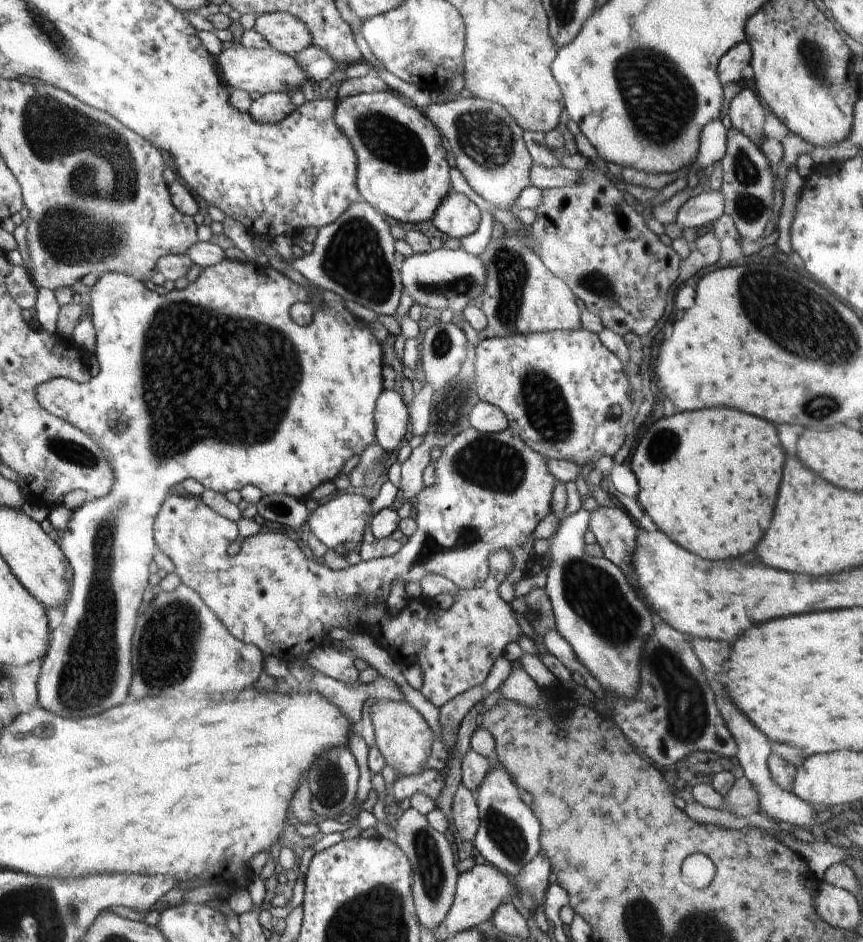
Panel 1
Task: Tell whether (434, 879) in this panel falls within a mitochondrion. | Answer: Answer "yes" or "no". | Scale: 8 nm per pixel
yes

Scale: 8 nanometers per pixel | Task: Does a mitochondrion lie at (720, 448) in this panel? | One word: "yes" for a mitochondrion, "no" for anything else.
no

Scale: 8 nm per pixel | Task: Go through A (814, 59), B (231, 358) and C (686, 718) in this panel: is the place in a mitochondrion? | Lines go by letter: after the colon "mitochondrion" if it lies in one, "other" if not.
A: mitochondrion
B: mitochondrion
C: mitochondrion

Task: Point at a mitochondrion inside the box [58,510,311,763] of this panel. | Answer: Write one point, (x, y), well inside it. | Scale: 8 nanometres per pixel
(166, 656)

